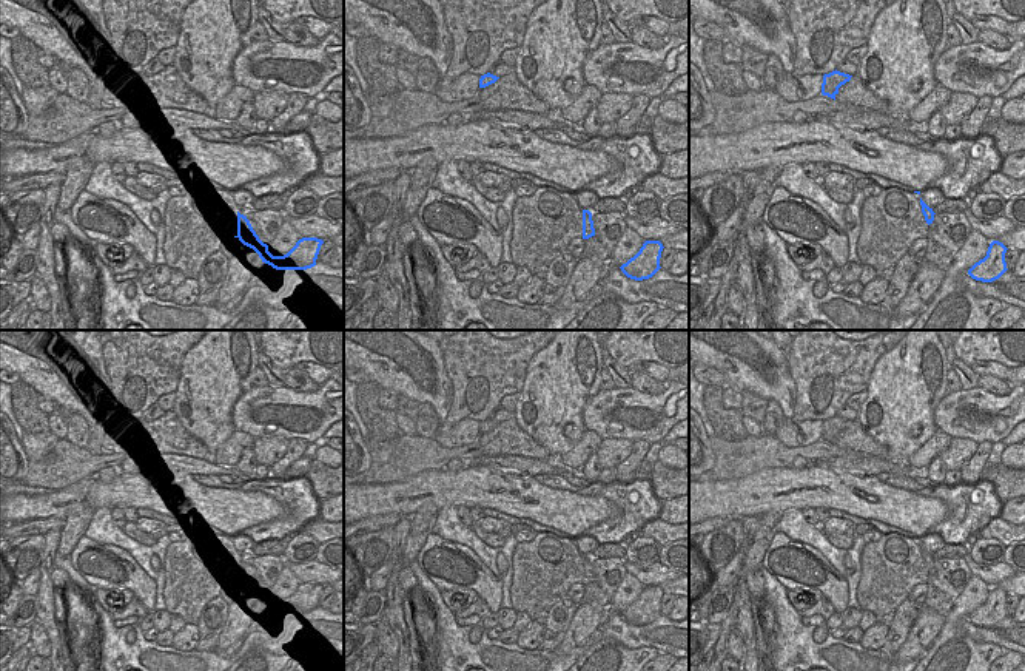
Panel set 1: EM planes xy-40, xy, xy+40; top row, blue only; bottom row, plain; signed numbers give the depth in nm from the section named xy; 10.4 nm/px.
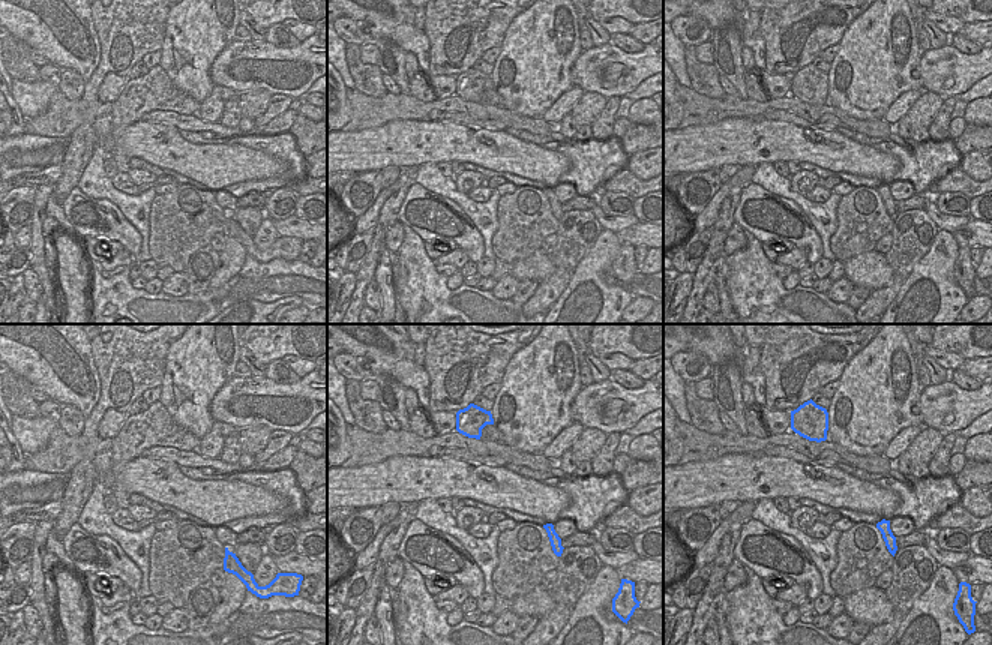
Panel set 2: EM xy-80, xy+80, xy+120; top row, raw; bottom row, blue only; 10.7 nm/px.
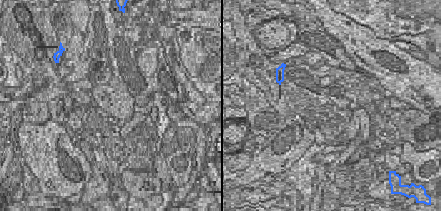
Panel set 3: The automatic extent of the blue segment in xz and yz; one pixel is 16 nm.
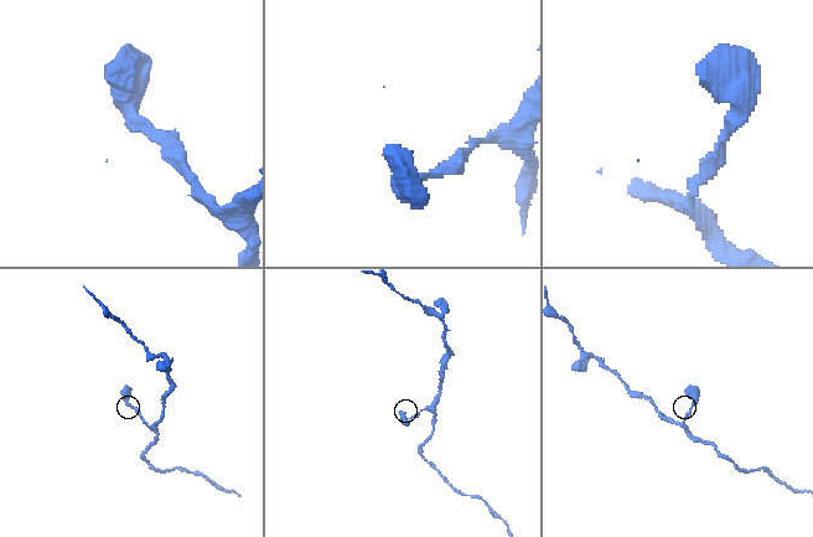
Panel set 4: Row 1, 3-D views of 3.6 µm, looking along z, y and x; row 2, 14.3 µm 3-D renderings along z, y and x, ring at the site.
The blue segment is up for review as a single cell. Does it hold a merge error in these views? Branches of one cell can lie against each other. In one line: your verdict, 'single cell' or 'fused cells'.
single cell

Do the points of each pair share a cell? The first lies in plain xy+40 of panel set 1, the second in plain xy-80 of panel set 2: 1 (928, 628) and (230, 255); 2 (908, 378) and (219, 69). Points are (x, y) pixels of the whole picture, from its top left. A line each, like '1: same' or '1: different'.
1: same
2: different

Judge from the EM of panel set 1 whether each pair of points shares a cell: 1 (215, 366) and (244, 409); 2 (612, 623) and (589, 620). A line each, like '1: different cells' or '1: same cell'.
1: different cells
2: different cells

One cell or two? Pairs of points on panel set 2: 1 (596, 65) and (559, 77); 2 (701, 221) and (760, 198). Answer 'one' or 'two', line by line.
1: two
2: two

